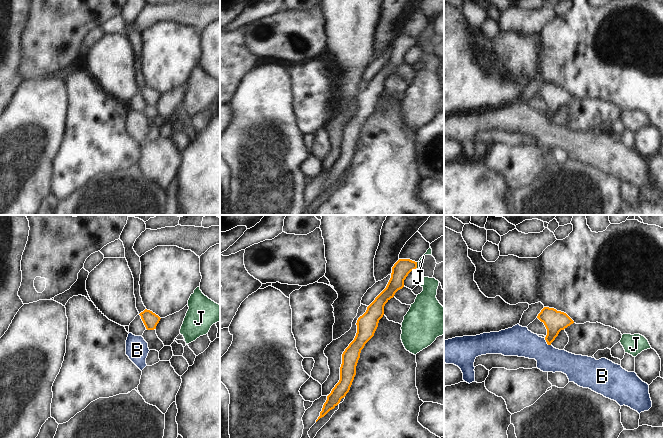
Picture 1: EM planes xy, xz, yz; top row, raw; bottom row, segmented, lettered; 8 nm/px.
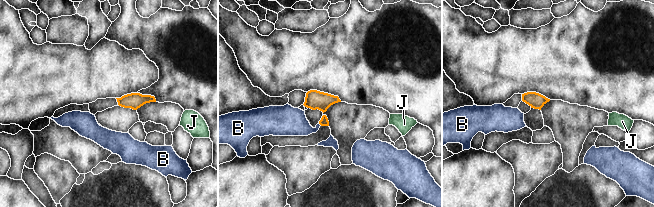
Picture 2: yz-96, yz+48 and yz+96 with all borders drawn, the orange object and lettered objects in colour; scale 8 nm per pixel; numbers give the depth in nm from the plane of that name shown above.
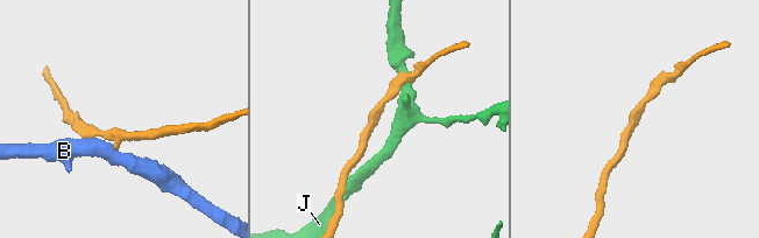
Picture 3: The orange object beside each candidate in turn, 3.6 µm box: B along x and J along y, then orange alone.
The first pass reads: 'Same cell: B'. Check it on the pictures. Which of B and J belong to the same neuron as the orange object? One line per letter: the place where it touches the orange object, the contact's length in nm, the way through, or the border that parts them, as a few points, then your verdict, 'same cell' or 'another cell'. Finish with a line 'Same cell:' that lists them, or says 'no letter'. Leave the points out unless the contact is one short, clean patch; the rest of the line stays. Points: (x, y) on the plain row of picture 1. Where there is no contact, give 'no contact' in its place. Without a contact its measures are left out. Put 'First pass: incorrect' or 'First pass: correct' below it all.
B: contact yz (546, 117); length 80 nm; border yz (544, 114), (550, 121); another cell
J: contact xz (416, 41); length 50 nm; border xz (416, 38), (417, 43); another cell
Same cell: no letter
First pass: incorrect

